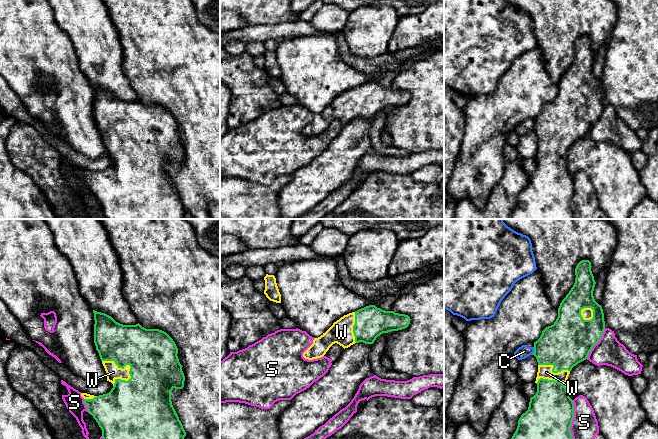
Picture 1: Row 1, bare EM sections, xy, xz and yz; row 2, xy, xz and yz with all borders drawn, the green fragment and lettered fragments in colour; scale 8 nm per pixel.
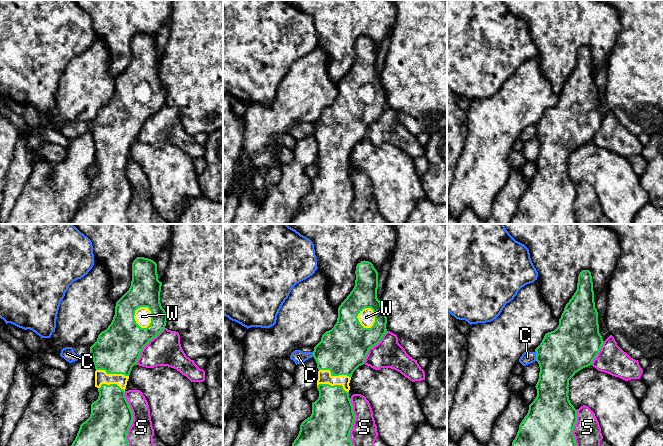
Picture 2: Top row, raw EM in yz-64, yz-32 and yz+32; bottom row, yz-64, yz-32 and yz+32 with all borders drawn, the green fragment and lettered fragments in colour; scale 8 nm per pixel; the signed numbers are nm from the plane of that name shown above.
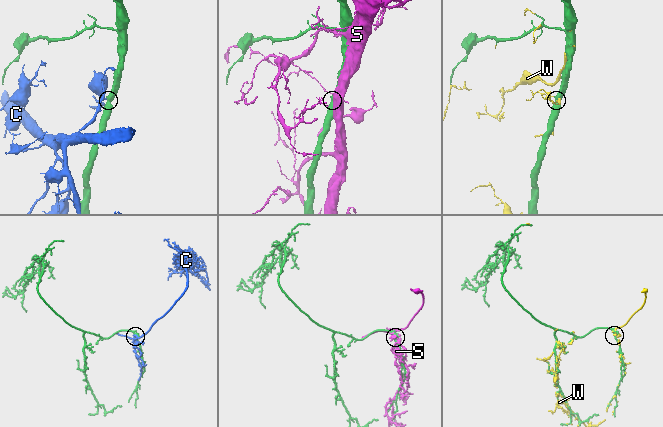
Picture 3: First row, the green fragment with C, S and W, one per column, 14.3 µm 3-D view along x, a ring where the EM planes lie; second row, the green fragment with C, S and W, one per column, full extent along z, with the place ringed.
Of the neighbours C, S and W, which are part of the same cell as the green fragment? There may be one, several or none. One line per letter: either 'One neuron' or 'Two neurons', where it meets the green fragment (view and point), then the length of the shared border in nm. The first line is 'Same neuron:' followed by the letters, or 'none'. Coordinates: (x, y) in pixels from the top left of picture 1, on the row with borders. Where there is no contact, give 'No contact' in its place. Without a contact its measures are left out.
Same neuron: W
C: Two neurons. Touches green at yz (534, 351). Shared border 70 nm
S: Two neurons. Touches green at yz (573, 418). Shared border 320 nm
W: One neuron. Touches green at xy (121, 367). Shared border 280 nm

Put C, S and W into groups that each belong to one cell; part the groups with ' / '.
C / S / W

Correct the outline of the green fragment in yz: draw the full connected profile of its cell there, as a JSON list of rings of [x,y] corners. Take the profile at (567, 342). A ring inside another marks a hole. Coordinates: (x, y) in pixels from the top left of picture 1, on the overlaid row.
[[[589,260],[577,264],[575,283],[560,303],[556,321],[534,342],[533,355],[538,362],[537,392],[530,398],[528,410],[519,418],[511,439],[573,439],[570,427],[574,419],[574,403],[567,392],[567,379],[572,368],[587,359],[605,330],[602,306],[593,296],[596,282],[591,267]]]

